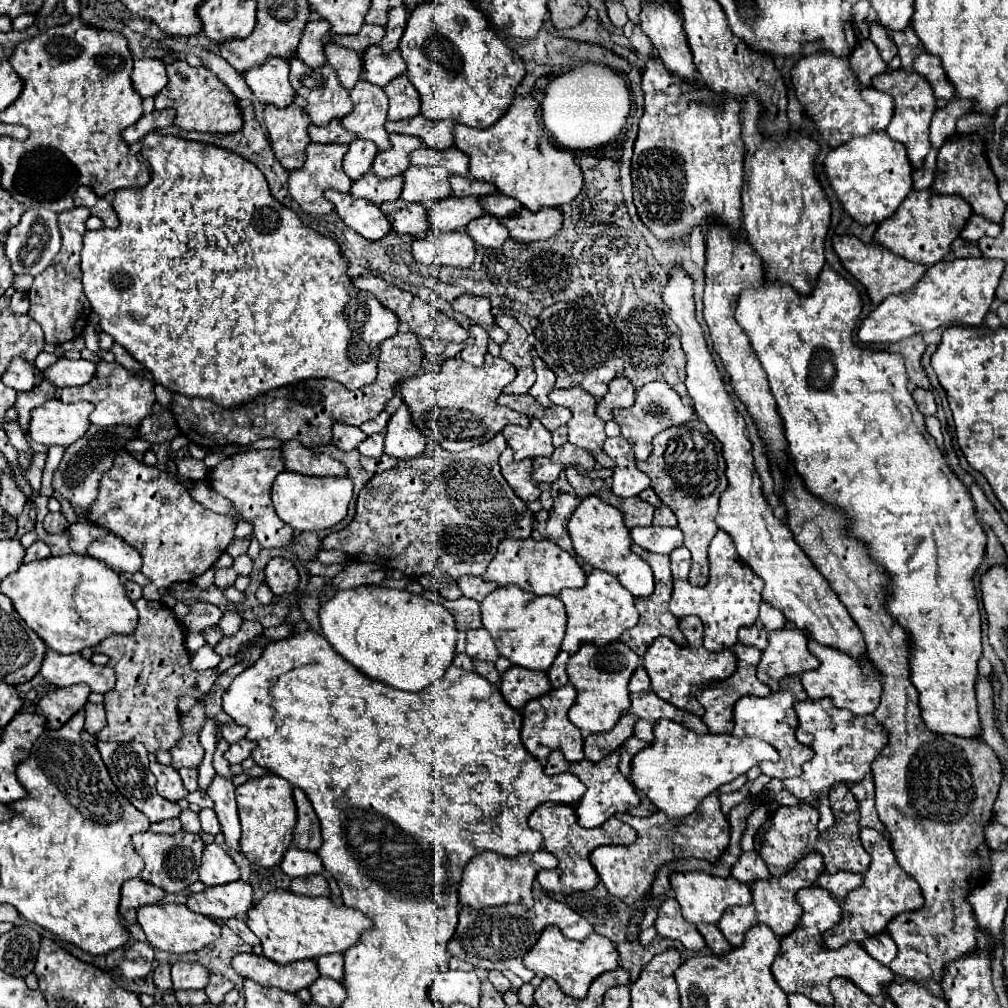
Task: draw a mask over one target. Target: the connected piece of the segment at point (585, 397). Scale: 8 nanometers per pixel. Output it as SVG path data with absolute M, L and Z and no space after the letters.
M554 389L550 393L550 401L554 405L560 405L560 407L568 407L572 411L572 419L568 421L568 441L576 447L582 447L586 449L602 467L608 467L608 469L614 469L614 461L602 451L602 445L606 441L606 433L604 433L604 421L596 417L596 399L582 391L582 389Z

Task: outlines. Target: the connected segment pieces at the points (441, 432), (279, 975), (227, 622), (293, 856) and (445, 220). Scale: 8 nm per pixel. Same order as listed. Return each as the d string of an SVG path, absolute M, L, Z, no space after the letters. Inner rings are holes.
M486 353L482 367L468 365L460 357L446 359L442 363L442 369L404 379L402 383L398 383L398 387L394 387L394 391L408 405L414 425L426 439L440 443L446 451L464 451L490 441L510 423L522 427L530 425L530 419L526 415L496 403L504 385L512 383L514 377L514 365L510 365L502 357L492 357L490 353Z
M238 953L232 959L232 967L244 979L252 979L254 983L260 983L262 987L278 987L288 993L296 993L304 987L310 987L320 977L316 961L310 961L310 959L278 965L266 959L264 955Z
M226 611L226 613L222 615L222 619L218 621L218 629L224 633L224 637L230 637L230 635L234 635L234 633L238 631L240 623L242 623L240 613L236 613L236 611Z
M294 845L286 851L280 869L284 871L284 875L288 875L290 879L298 879L298 877L312 877L312 875L322 875L324 867L318 859L316 853L310 851L300 851Z
M454 195L436 201L428 215L430 223L438 231L458 231L464 229L472 219L480 217L484 209L478 199L454 199Z

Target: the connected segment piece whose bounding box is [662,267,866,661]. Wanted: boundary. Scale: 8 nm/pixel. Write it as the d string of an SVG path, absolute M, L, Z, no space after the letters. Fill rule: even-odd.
M678 267L672 269L662 297L664 297L664 303L670 307L672 321L680 327L682 349L688 359L686 363L688 395L694 401L694 409L698 417L708 425L708 429L722 443L722 451L726 459L728 487L720 495L720 509L716 515L718 527L734 539L738 557L744 563L748 563L752 571L764 581L762 599L766 603L780 609L782 615L788 621L792 621L798 629L806 631L812 641L826 647L834 647L838 651L852 655L856 661L862 661L866 657L866 643L862 639L862 631L858 629L854 619L850 619L850 613L846 611L846 607L842 607L842 601L838 599L838 595L834 595L834 589L830 587L830 583L822 579L822 573L816 571L808 555L794 541L794 535L788 529L788 525L774 517L772 509L766 505L762 497L760 479L752 459L752 445L746 439L744 419L736 411L730 395L724 389L724 381L706 347L702 327L698 325L694 317L690 275L686 275Z

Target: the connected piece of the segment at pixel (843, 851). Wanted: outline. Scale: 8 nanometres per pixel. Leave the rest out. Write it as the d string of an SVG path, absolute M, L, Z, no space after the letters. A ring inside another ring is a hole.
M836 783L830 789L830 805L832 813L836 817L836 823L822 833L822 837L816 843L816 851L824 855L824 867L828 873L838 873L838 871L850 871L850 873L864 873L870 865L870 855L860 843L860 825L858 825L858 801L846 787L846 783Z

